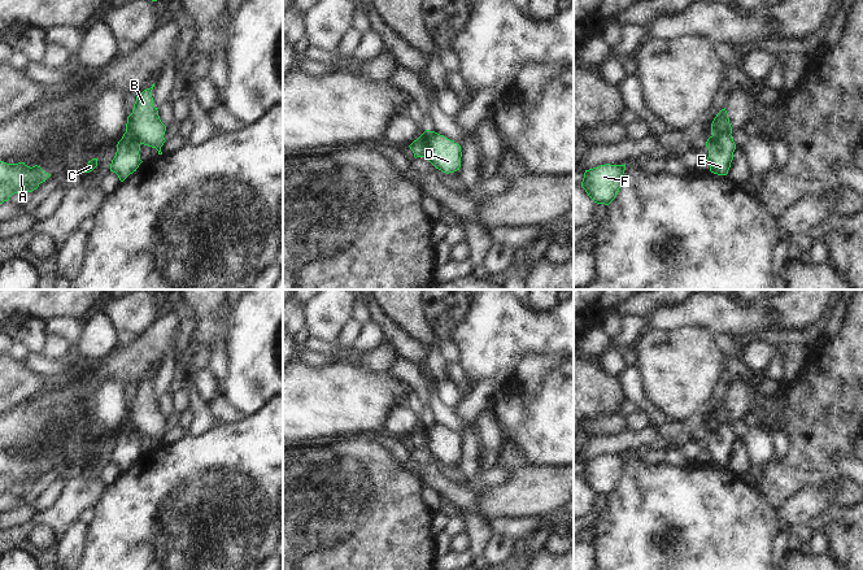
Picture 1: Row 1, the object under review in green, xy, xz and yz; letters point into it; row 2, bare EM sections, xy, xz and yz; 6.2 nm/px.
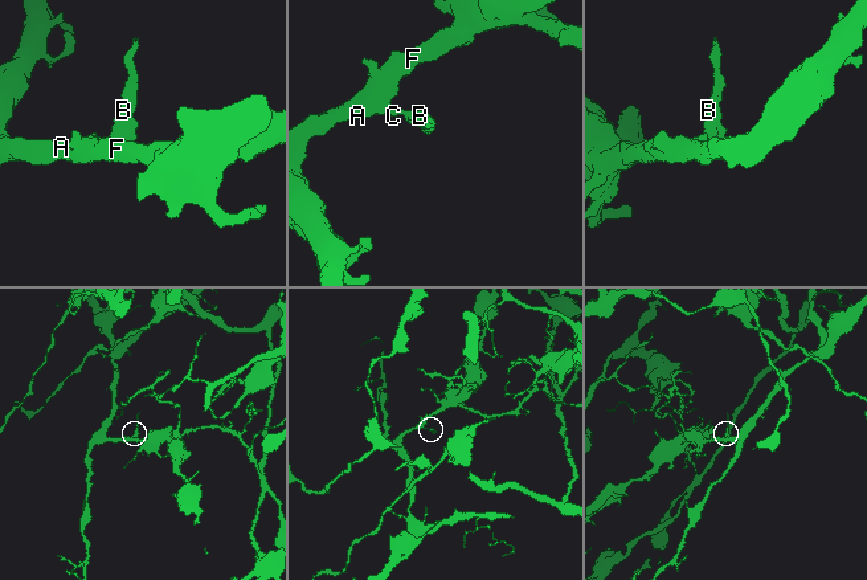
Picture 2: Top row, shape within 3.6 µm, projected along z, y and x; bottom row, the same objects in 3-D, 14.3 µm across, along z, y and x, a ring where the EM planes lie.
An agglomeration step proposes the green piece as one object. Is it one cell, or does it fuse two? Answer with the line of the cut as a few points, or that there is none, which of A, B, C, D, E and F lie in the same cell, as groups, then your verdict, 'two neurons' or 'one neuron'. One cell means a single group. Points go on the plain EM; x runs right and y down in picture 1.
xz (426, 422), (425, 447) | A C E F / B D | two neurons

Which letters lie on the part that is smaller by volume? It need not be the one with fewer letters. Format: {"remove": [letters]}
{"remove": ["B", "D"]}

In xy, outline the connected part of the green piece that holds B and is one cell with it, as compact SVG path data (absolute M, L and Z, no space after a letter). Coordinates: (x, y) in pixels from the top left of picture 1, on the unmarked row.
M154 374L136 387L132 404L127 408L126 423L140 435L156 439L158 445L162 445L166 417L160 410L158 399L153 397L153 378Z

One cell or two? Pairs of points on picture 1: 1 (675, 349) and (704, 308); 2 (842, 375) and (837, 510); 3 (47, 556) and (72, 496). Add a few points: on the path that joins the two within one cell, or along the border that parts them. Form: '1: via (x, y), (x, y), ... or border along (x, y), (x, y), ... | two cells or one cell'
1: border along (659, 330), (707, 329), (713, 334) | two cells
2: border along (832, 501), (845, 504), (849, 508) | two cells
3: via (26, 544), (24, 531), (36, 518), (51, 517) | one cell

